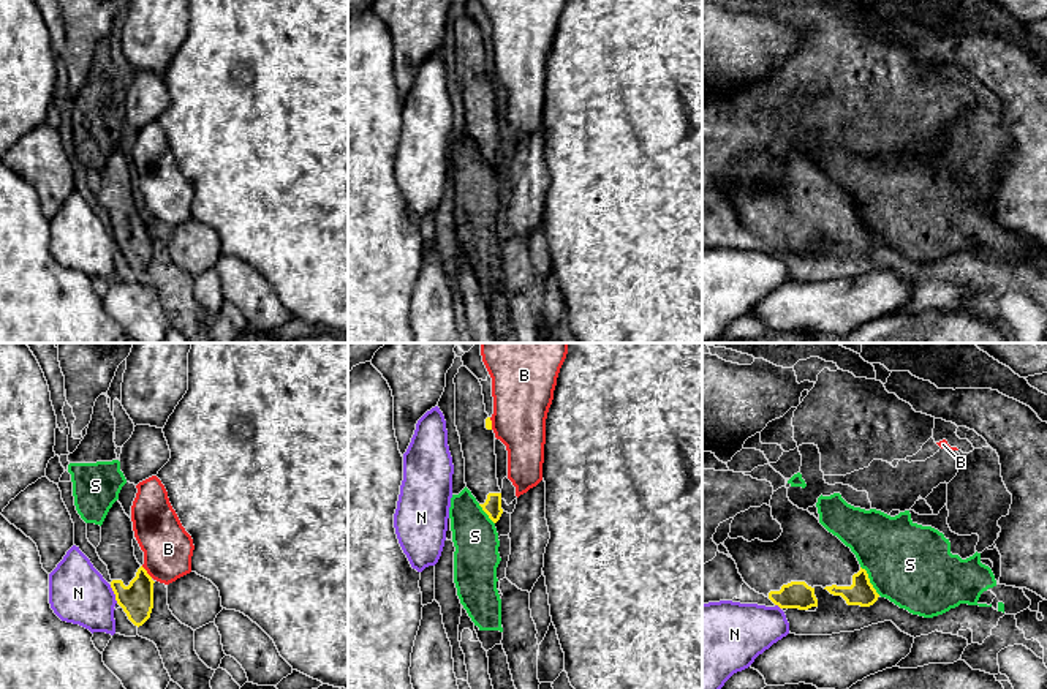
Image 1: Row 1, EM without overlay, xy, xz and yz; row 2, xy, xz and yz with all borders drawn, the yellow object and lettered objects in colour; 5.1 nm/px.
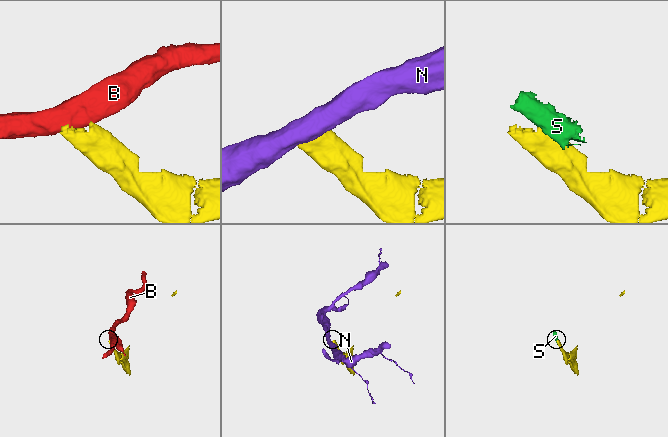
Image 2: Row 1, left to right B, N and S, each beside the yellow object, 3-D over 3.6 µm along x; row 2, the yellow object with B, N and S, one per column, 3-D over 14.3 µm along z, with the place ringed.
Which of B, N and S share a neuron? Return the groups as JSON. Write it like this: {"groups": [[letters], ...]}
{"groups": [["B"], ["N"], ["S"]]}

